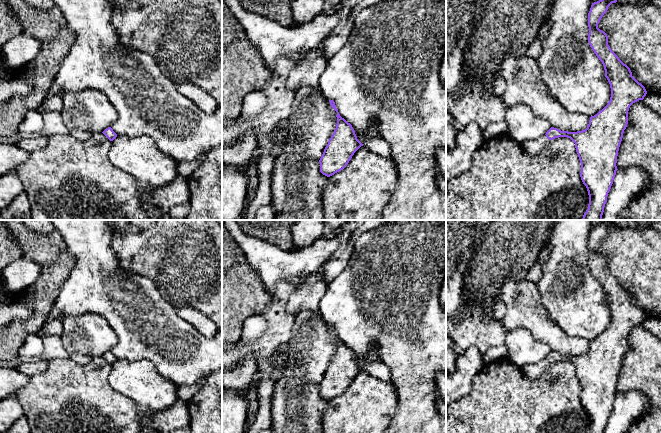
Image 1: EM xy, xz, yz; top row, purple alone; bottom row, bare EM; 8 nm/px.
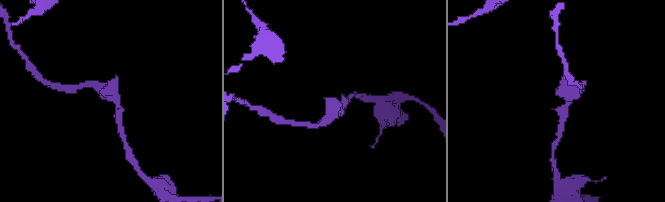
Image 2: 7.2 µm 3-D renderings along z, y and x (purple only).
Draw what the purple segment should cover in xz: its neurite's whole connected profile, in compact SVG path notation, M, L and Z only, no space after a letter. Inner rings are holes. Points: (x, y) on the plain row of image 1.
M333 324L329 326L337 336L337 348L319 384L320 396L327 401L343 394L354 377L363 370L357 363L352 349L340 340L335 326Z

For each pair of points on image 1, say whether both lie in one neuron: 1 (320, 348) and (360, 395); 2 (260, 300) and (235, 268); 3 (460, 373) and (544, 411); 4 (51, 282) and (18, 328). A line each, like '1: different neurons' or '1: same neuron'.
1: different neurons
2: same neuron
3: different neurons
4: same neuron

